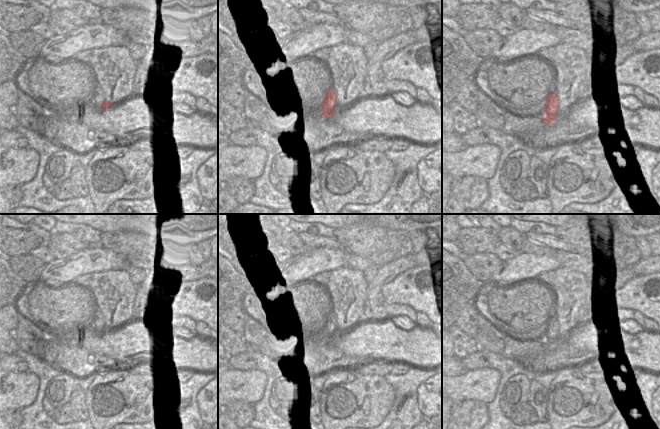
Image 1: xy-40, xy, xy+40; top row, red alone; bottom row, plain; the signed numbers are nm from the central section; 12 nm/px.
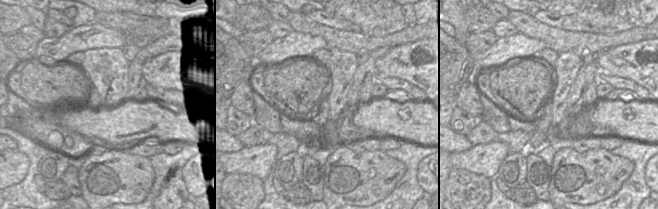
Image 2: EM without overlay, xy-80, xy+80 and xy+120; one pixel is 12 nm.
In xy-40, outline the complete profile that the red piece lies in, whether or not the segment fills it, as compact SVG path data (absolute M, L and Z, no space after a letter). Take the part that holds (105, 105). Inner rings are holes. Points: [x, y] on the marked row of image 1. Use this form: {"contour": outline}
{"contour": "M99 87L95 92L95 101L93 103L94 106L100 107L102 110L113 108L112 102L106 102L103 96L103 92Z"}

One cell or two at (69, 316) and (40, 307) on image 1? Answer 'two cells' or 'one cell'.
one cell

